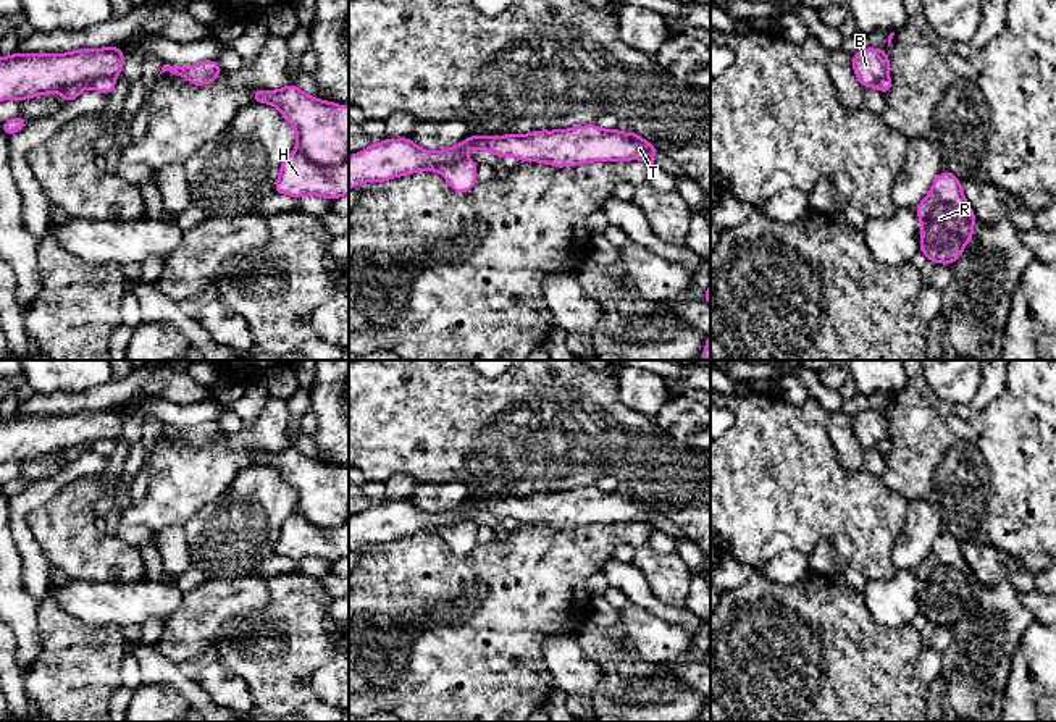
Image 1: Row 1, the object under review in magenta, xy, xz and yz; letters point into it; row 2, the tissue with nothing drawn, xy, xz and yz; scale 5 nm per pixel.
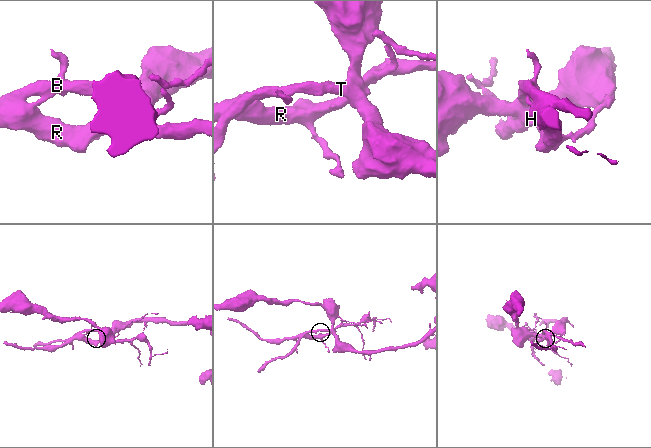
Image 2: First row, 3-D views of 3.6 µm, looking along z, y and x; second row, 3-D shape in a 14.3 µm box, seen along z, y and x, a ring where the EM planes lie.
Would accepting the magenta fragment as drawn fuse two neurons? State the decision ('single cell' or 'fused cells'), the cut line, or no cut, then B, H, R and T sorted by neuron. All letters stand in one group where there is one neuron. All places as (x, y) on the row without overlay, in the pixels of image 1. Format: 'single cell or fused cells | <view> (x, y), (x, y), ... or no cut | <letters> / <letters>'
fused cells | xy (113, 438), (99, 438), (57, 453) | B T / H R

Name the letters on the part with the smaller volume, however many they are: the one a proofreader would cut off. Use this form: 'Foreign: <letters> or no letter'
Foreign: H, R

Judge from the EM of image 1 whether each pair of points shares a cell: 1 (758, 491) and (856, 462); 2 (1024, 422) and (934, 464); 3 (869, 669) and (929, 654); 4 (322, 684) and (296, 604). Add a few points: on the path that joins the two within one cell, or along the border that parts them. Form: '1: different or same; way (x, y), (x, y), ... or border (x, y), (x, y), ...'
1: different; border (825, 432), (838, 462), (846, 470), (861, 470)
2: same; way (1001, 444), (988, 457), (966, 457), (956, 464)
3: different; border (922, 648), (917, 658), (917, 672), (929, 682)
4: different; border (331, 650), (312, 675), (310, 690), (315, 698)

